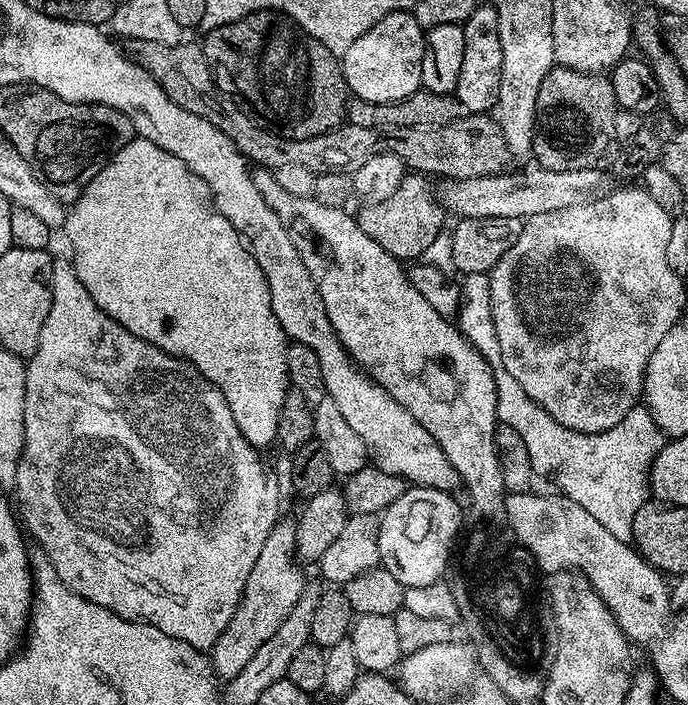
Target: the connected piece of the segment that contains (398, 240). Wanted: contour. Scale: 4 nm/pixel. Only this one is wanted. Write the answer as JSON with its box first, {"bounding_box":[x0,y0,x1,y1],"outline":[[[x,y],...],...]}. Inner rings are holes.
{"bounding_box":[355,174,446,262],"outline":[[[408,174],[400,182],[394,194],[373,204],[365,203],[361,212],[355,213],[358,226],[362,226],[362,234],[374,238],[382,250],[401,262],[412,262],[420,256],[436,240],[440,227],[444,224],[446,212],[438,203],[437,197],[428,193],[429,177],[424,174]]]}

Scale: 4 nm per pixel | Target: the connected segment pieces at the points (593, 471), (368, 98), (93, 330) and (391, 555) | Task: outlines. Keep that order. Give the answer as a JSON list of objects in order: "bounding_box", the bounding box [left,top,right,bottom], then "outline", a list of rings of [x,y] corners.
[{"bounding_box":[458,318,666,541],"outline":[[[494,318],[490,320],[458,320],[460,333],[482,354],[485,362],[492,367],[496,387],[496,418],[499,423],[512,427],[522,438],[530,454],[530,466],[537,477],[545,476],[557,484],[566,498],[578,502],[586,514],[606,526],[614,538],[631,541],[634,514],[650,500],[648,471],[652,460],[664,447],[666,437],[652,421],[647,407],[632,409],[618,426],[598,434],[575,432],[558,423],[542,406],[538,406],[518,386],[510,370],[500,357],[498,336],[494,334]]]},{"bounding_box":[342,11,424,102],"outline":[[[411,11],[391,12],[370,26],[358,42],[342,53],[342,71],[349,93],[366,102],[394,102],[421,91],[424,33]]]},{"bounding_box":[14,259,282,650],"outline":[[[53,259],[50,314],[46,314],[46,323],[42,325],[42,335],[38,338],[38,350],[34,350],[34,354],[27,357],[24,369],[24,449],[16,461],[16,479],[14,481],[16,498],[14,494],[14,504],[18,509],[19,519],[22,521],[27,535],[31,539],[33,536],[40,543],[39,551],[48,557],[48,560],[54,566],[56,576],[62,578],[62,582],[71,592],[78,594],[82,600],[94,602],[98,608],[110,610],[113,616],[154,626],[158,630],[162,630],[162,634],[170,634],[170,638],[180,640],[183,644],[190,645],[191,648],[197,650],[212,649],[218,642],[222,630],[226,630],[226,626],[230,626],[230,618],[234,618],[236,608],[240,604],[246,580],[250,578],[250,570],[254,570],[254,562],[258,562],[258,553],[261,552],[266,538],[270,538],[270,530],[274,530],[274,526],[282,516],[282,513],[280,513],[280,488],[276,485],[275,478],[268,473],[267,466],[260,461],[260,456],[261,453],[256,447],[250,442],[246,442],[242,430],[238,430],[238,422],[234,422],[234,414],[230,414],[230,406],[226,402],[226,398],[213,384],[208,383],[208,379],[195,366],[187,364],[185,360],[180,360],[177,356],[171,356],[162,350],[158,350],[158,346],[130,334],[130,330],[126,330],[126,326],[114,322],[114,318],[107,316],[98,306],[98,302],[94,302],[94,298],[90,298],[90,290],[86,290],[86,286],[82,286],[82,282],[78,282],[78,274],[74,270],[71,259]]]},{"bounding_box":[378,486,461,588],"outline":[[[423,486],[409,487],[380,516],[378,530],[378,550],[380,564],[405,588],[430,586],[449,571],[454,556],[454,545],[461,535],[460,508],[456,505],[455,495],[437,488]]]}]

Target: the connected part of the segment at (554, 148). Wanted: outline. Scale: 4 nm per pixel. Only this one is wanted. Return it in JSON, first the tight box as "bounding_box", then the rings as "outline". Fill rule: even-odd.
{"bounding_box":[532,66,618,170],"outline":[[[553,66],[542,78],[542,87],[538,89],[536,107],[536,128],[532,143],[532,156],[535,163],[546,170],[586,170],[601,163],[608,144],[610,148],[610,129],[612,115],[618,111],[611,79],[607,75],[594,72],[578,72],[569,68]]]}

